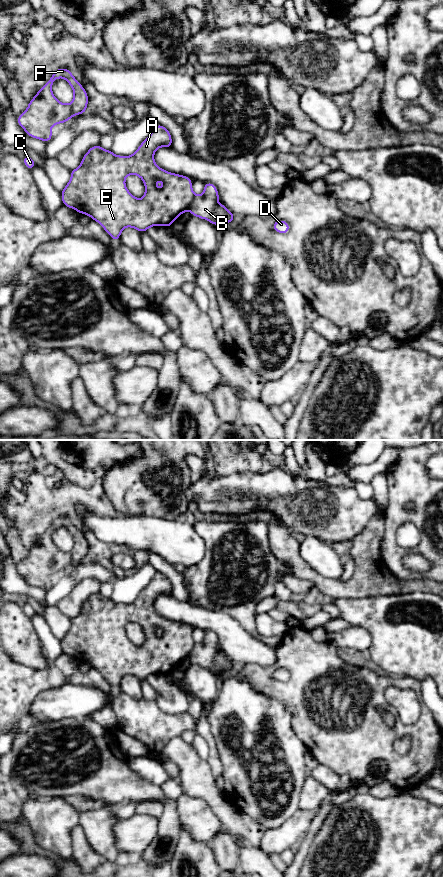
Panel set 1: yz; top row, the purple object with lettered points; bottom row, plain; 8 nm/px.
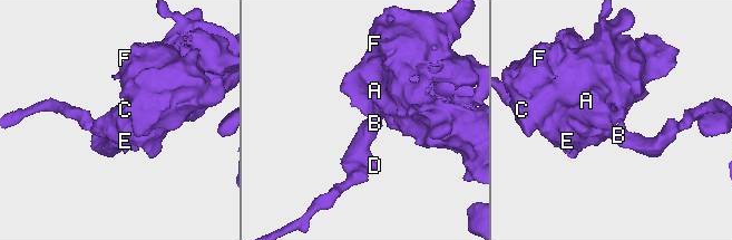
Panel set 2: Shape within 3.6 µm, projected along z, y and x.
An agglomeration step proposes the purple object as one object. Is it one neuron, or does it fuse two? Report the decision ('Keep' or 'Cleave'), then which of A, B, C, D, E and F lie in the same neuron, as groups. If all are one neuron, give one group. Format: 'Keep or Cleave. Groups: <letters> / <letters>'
Cleave. Groups: A C E F / B D

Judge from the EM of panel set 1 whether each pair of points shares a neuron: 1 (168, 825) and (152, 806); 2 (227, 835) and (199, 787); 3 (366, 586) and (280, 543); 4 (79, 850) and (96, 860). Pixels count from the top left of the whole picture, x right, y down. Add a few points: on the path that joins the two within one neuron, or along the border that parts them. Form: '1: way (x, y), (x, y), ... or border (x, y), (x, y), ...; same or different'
1: border (164, 804), (162, 814), (158, 819); different
2: way (227, 822), (227, 812), (212, 797); same
3: way (344, 587), (329, 587), (307, 573), (299, 565); same
4: way (83, 854), (89, 860), (92, 860); same

